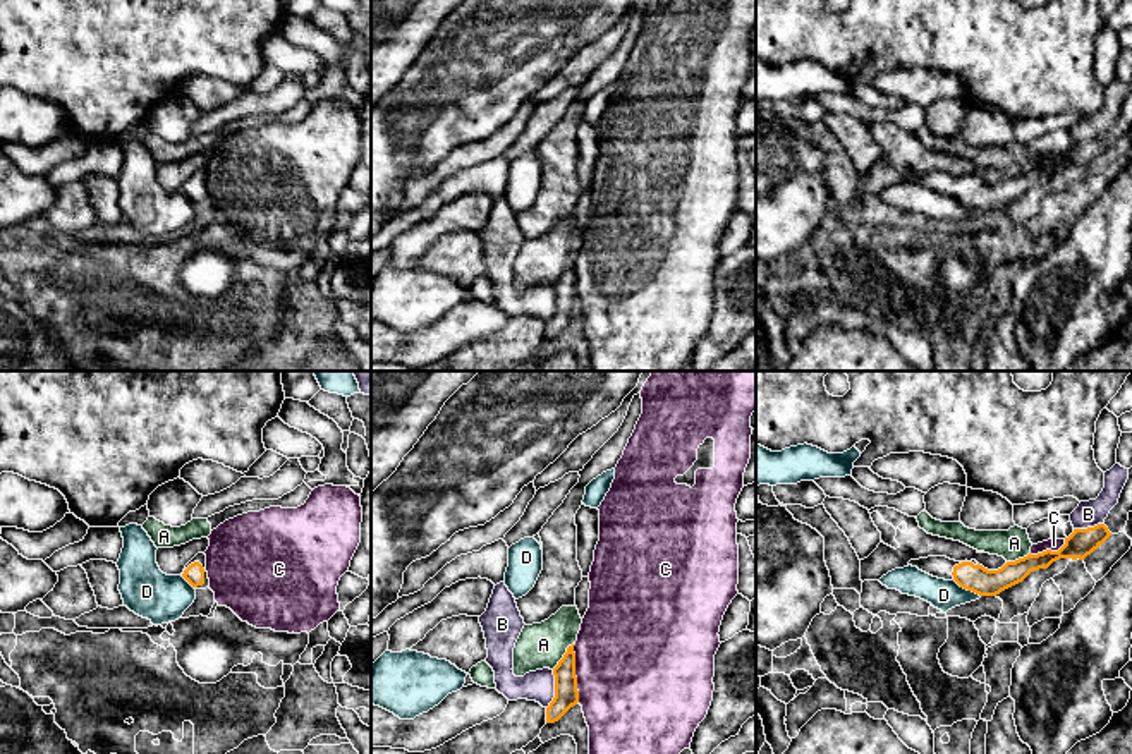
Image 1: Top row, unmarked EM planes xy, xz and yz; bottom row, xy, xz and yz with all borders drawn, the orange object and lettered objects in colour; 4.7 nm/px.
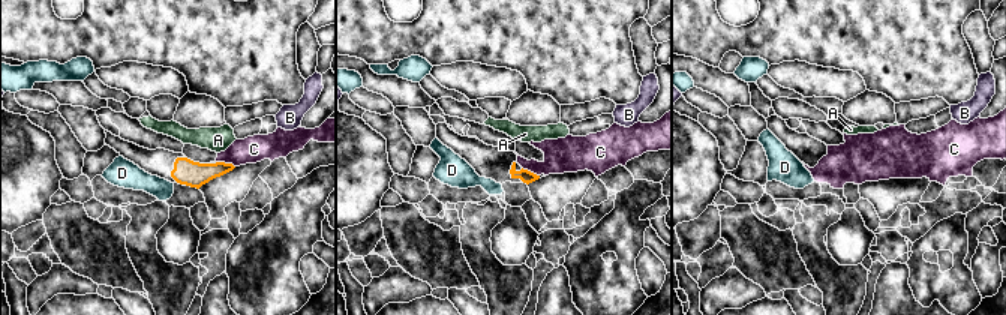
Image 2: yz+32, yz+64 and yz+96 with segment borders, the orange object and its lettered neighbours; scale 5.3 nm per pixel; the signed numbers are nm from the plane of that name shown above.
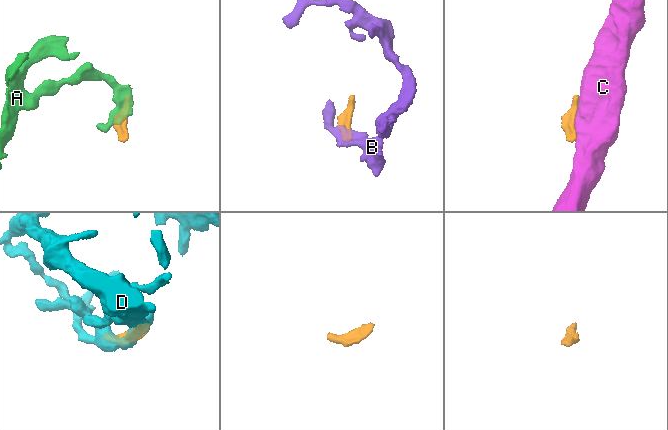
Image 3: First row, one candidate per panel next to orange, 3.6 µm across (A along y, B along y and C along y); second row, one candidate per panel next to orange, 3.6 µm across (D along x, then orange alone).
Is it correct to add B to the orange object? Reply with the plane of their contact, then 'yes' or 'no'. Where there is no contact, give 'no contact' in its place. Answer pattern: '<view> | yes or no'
xz | no

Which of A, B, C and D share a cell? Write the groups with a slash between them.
A / B / C / D

